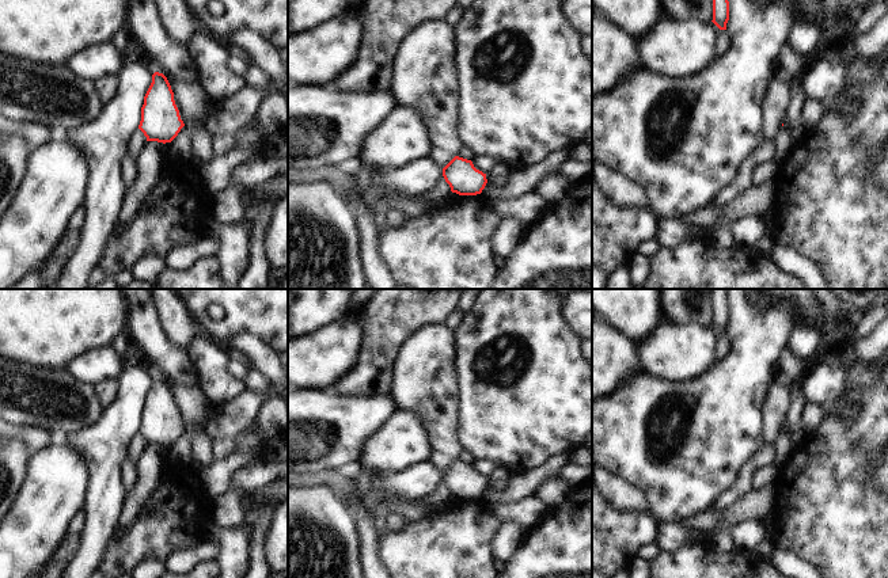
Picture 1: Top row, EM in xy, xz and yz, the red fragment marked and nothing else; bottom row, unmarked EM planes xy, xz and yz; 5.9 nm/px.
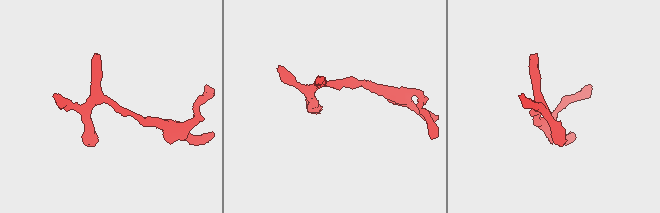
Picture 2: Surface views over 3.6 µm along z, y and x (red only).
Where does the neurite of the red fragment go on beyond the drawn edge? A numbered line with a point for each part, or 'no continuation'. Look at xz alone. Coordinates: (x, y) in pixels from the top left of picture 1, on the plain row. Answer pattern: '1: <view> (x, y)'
no continuation.

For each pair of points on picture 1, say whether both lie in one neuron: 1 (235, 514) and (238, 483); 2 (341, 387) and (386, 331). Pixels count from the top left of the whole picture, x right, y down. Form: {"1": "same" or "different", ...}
{"1": "same", "2": "same"}

